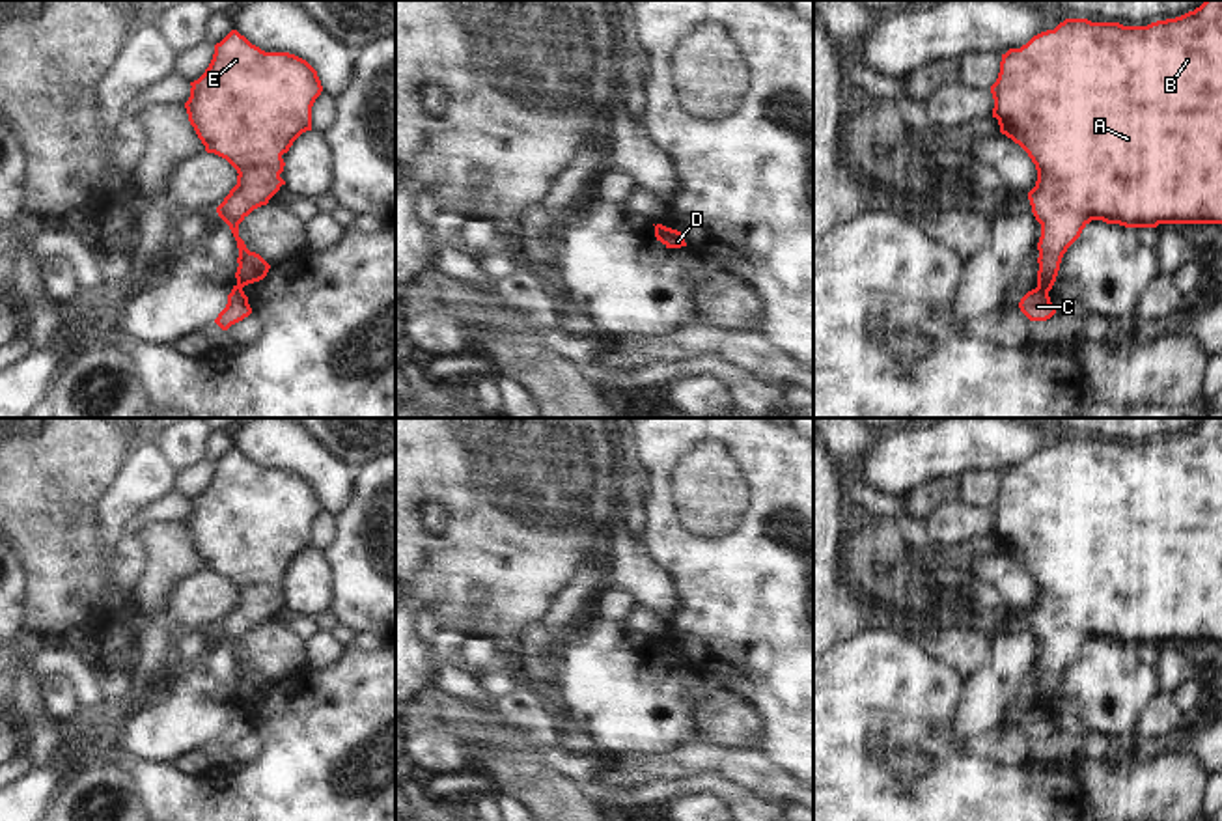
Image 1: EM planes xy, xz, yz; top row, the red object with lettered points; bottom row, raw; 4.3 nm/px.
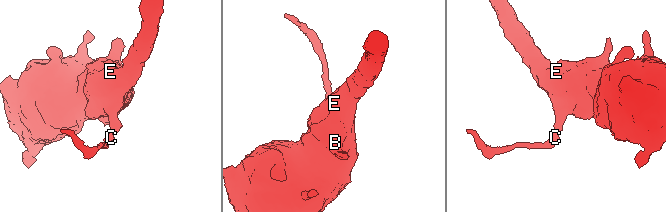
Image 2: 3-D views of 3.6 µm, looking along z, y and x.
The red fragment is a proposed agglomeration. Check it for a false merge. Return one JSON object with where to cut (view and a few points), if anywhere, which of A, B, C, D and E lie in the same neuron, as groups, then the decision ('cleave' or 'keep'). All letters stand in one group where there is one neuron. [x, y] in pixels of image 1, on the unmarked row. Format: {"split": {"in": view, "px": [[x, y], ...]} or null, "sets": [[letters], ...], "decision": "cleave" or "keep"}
{"split": {"in": "yz", "px": [[1038, 702], [1047, 709]]}, "sets": [["A", "B", "D", "E"], ["C"]], "decision": "cleave"}

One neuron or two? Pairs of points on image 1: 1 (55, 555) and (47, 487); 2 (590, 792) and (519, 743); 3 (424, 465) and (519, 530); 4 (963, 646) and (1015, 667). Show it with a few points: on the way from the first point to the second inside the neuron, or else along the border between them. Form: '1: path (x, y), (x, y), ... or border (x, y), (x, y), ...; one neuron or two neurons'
1: path (55, 538), (47, 517), (47, 504); one neuron
2: border (577, 779), (592, 780); two neurons
3: path (448, 465), (495, 510); one neuron
4: border (997, 639), (989, 659), (965, 681); two neurons

